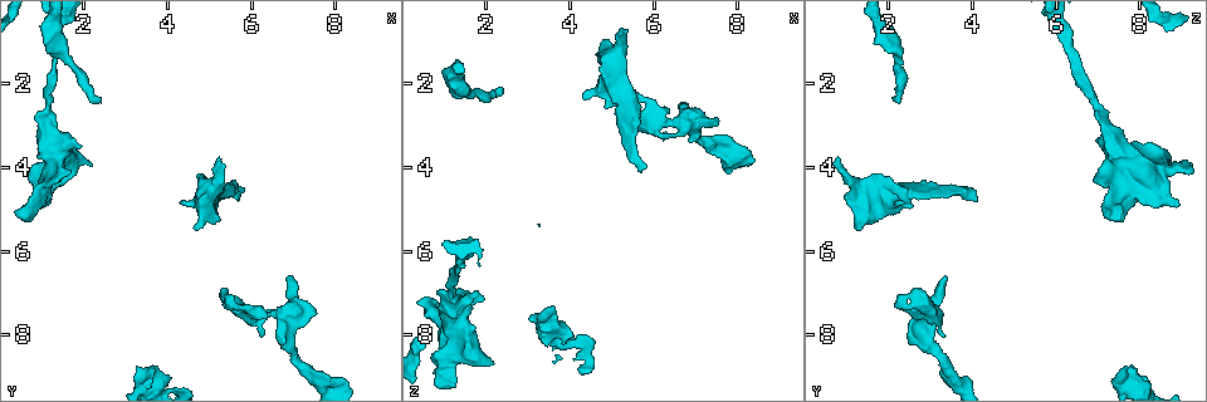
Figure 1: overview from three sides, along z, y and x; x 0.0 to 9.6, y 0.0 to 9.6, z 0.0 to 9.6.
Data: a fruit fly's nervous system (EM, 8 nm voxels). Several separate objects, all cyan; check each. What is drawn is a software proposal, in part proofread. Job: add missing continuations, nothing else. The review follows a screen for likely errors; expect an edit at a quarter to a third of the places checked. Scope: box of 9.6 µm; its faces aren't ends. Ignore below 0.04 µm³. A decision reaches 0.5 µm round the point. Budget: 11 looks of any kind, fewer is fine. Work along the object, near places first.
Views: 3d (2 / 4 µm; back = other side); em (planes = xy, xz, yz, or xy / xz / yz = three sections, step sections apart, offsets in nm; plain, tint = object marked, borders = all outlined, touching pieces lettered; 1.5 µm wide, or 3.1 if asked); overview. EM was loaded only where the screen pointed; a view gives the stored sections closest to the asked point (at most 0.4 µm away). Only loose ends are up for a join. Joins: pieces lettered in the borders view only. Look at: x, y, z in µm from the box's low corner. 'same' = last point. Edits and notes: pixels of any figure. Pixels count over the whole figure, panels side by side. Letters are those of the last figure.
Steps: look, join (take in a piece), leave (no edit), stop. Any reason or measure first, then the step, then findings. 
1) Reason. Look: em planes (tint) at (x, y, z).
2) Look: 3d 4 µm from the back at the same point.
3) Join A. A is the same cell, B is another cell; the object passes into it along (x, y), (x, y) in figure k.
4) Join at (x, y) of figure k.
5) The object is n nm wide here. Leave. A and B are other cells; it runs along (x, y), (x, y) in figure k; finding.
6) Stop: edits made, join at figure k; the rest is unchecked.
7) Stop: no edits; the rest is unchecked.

Look: em planes (borders) at (0.80, 4.85, 8.85).

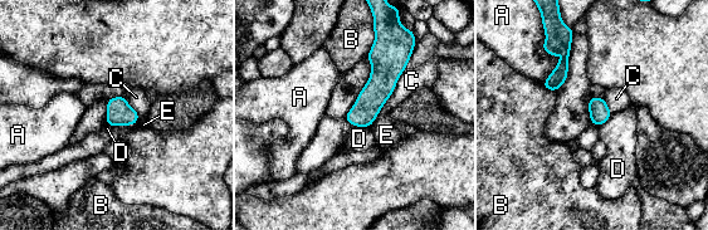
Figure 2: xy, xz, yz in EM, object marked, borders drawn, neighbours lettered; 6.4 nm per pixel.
Leave. A, B, C, D and E are other cells; a border runs along (405, 68), (394, 92), (377, 114) in figure 2; none of them fits.

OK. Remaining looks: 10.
Free end. Look: 3d 4 µm at (6.40, 7.55, 3.25).

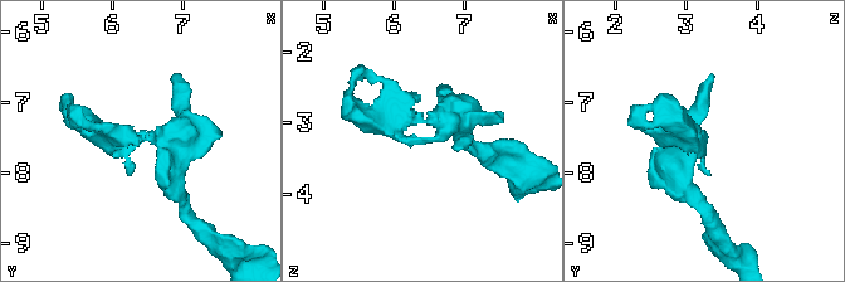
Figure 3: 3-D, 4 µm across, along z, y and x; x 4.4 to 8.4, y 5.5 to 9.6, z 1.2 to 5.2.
Look: em yz step 4 (tint) at (6.40, 7.55, 3.25).

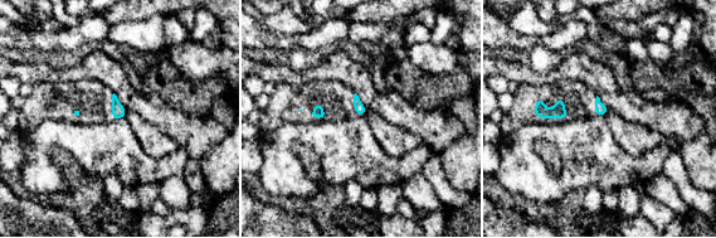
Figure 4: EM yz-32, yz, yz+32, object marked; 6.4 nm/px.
Cut it another way. Look: em planes (borders) at the same point.

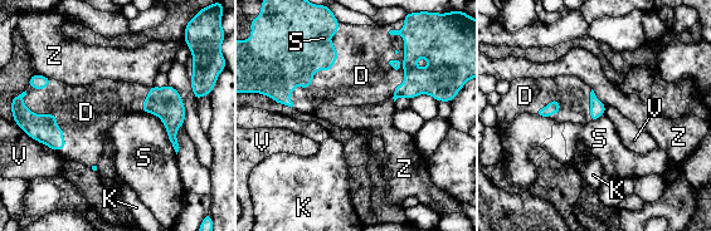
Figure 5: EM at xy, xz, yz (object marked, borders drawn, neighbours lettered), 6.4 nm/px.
Join D. D is the same cell, K, S, V and Z are other cells; the object passes into it along (285, 49), (317, 69), (355, 79) in figure 5; the neuron continues.

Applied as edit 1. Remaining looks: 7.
Redraw. Look: overview.

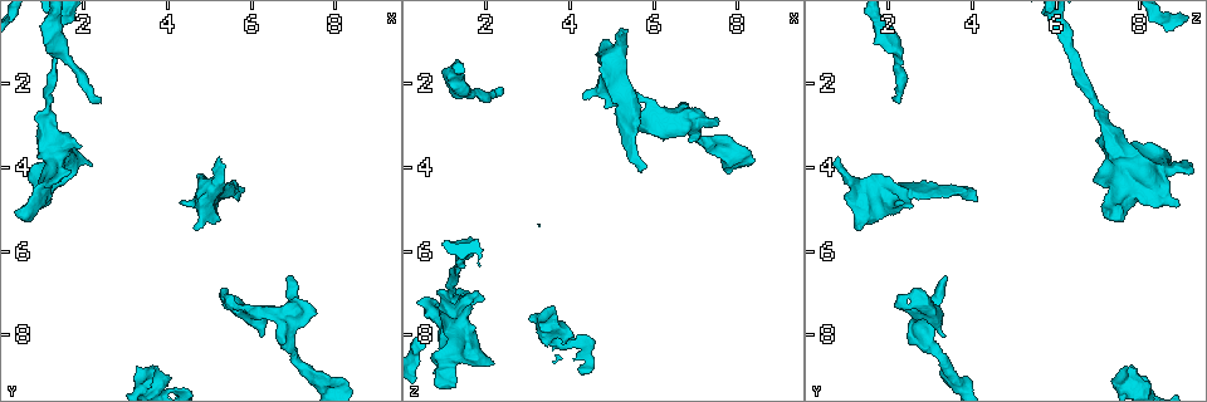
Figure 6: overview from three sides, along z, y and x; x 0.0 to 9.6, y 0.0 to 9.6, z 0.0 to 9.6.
Thin end. Look: em planes (plain) at (5.20, 3.80, 0.80).

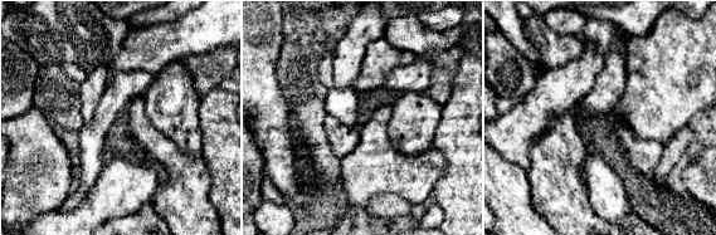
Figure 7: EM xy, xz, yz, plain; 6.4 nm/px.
What lies round it. Look: em planes (borders) at the same point.

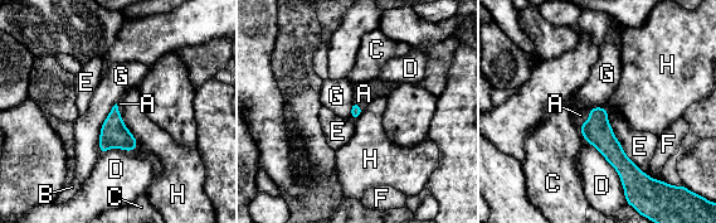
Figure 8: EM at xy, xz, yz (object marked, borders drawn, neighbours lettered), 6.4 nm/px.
Join A. A is the same cell, B, C, D, E, F, G and H are other cells; the object passes into it along (597, 131), (589, 117), (580, 115) in figure 8; the neuron continues.

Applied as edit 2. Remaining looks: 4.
Stop: edits made, join at figure 5, join at figure 8; the rest is unchecked.

